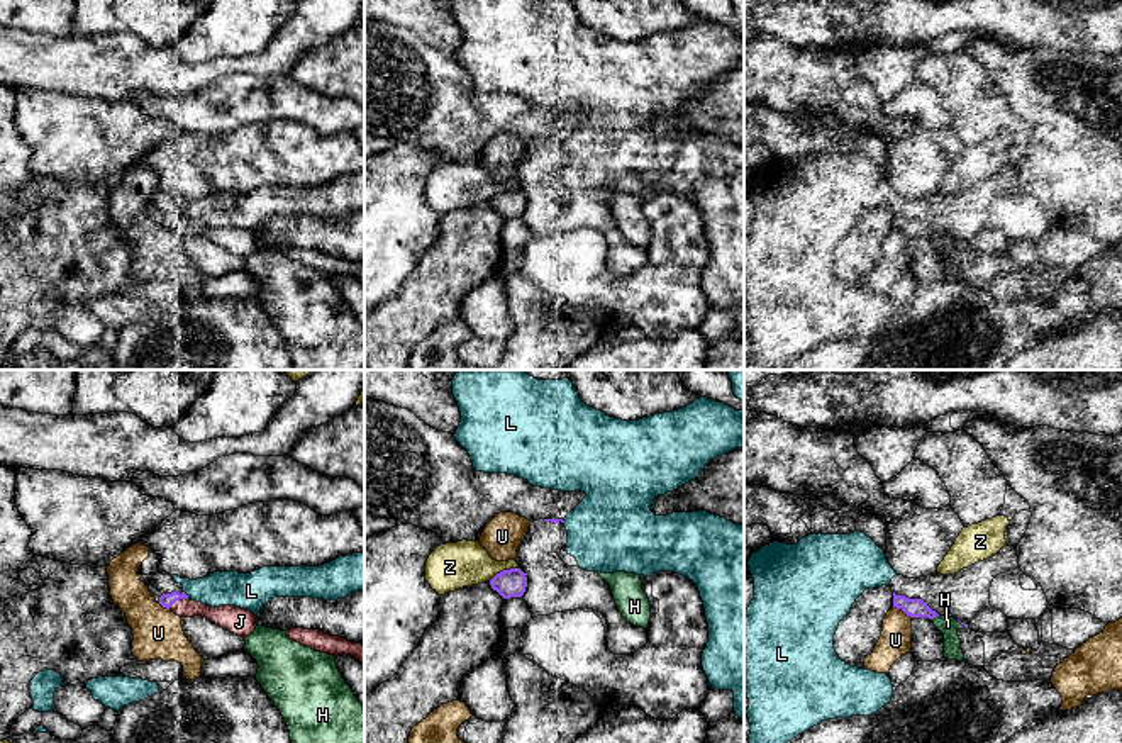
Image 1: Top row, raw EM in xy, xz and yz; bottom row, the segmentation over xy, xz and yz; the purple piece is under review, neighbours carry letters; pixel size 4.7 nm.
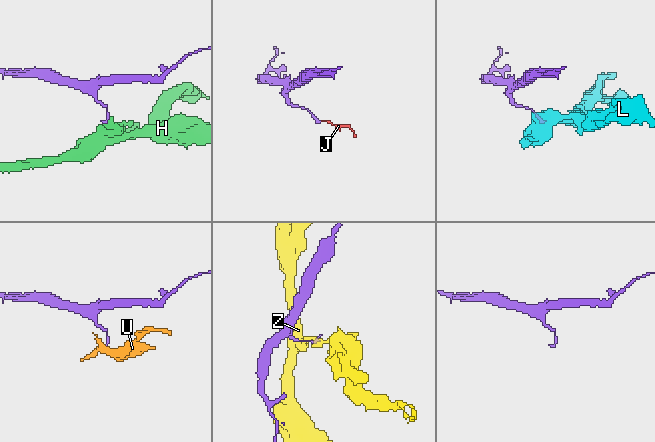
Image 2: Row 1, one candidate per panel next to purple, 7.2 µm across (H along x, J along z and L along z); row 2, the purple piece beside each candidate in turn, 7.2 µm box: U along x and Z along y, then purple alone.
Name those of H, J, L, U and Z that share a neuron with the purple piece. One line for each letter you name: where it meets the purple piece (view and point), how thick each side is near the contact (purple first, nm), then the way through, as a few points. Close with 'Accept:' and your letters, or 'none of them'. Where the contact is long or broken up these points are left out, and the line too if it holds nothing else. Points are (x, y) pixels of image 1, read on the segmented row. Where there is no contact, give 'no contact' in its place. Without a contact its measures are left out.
J: meets purple in xy at (177, 599); 70 nm thick on the purple side, 110 nm on the other
Accept: J

